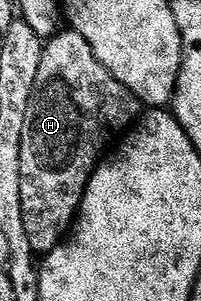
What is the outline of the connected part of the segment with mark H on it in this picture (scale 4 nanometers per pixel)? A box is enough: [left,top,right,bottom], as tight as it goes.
[20,28,142,255]

